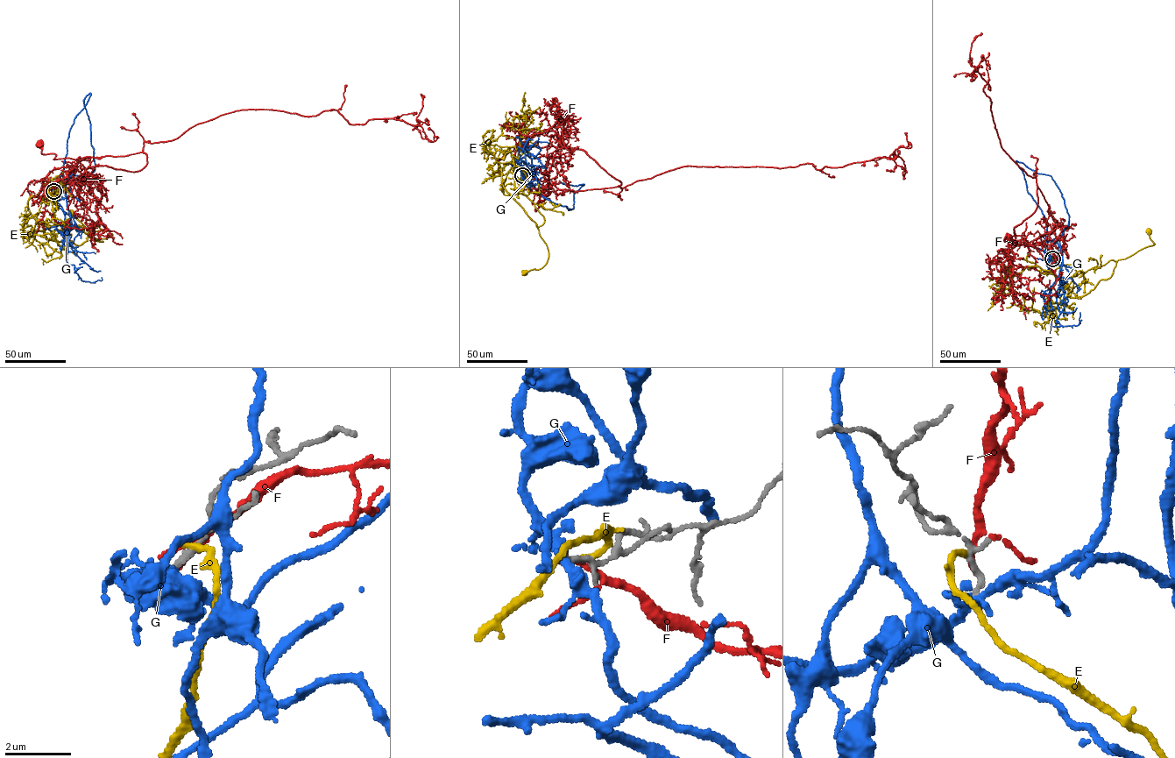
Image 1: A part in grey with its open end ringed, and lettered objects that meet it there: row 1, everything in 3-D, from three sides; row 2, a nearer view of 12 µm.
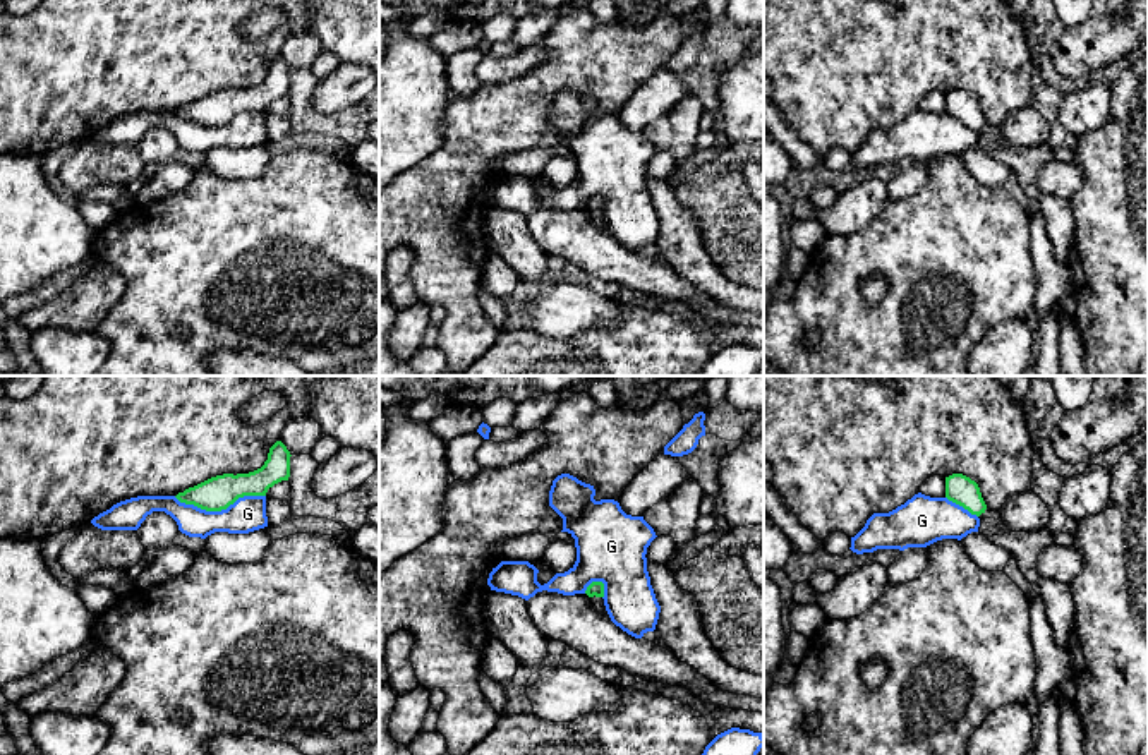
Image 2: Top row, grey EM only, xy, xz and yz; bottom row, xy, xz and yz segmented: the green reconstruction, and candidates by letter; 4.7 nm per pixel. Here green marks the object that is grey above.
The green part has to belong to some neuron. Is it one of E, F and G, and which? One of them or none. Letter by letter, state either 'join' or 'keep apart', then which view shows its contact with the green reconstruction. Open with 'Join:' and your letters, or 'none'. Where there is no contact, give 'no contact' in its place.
Join: none
E: keep apart | no contact
F: keep apart | no contact
G: keep apart | xy

